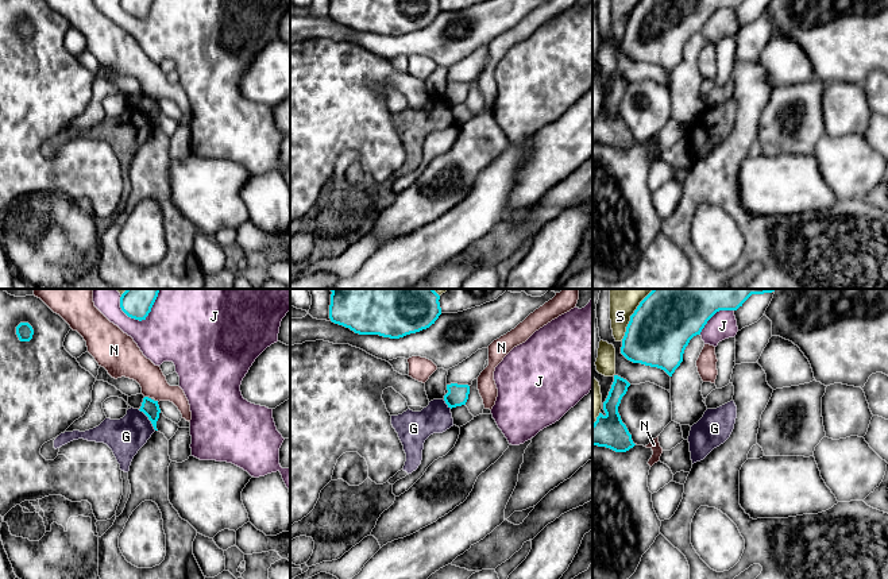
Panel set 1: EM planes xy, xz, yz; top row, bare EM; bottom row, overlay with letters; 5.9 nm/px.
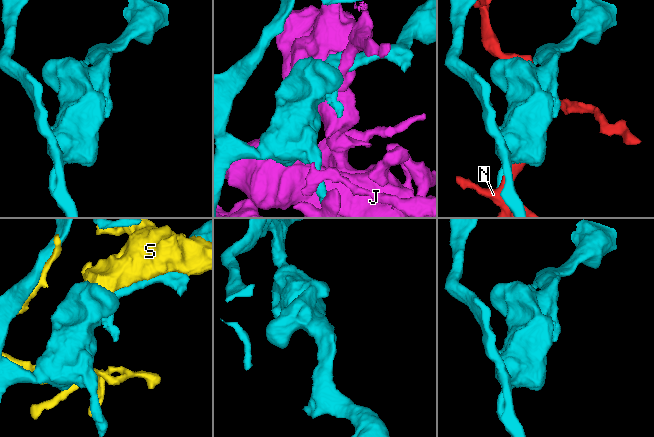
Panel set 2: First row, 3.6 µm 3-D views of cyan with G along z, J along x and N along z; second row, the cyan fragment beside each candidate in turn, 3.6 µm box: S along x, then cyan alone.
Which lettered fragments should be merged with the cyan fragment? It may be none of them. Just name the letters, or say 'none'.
none

